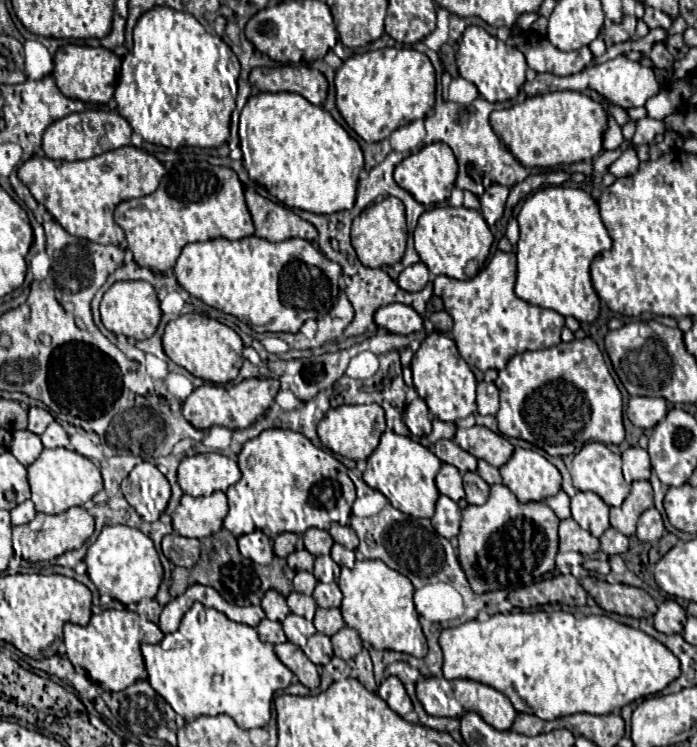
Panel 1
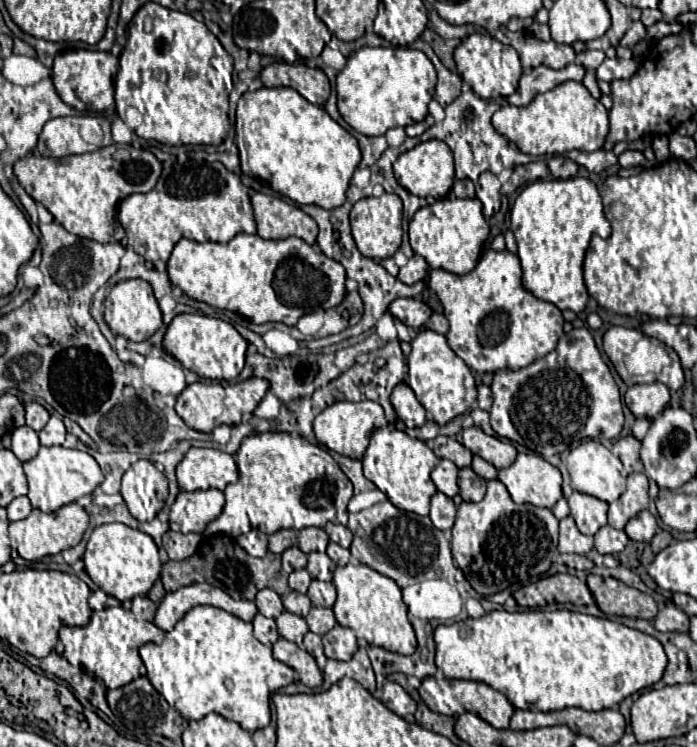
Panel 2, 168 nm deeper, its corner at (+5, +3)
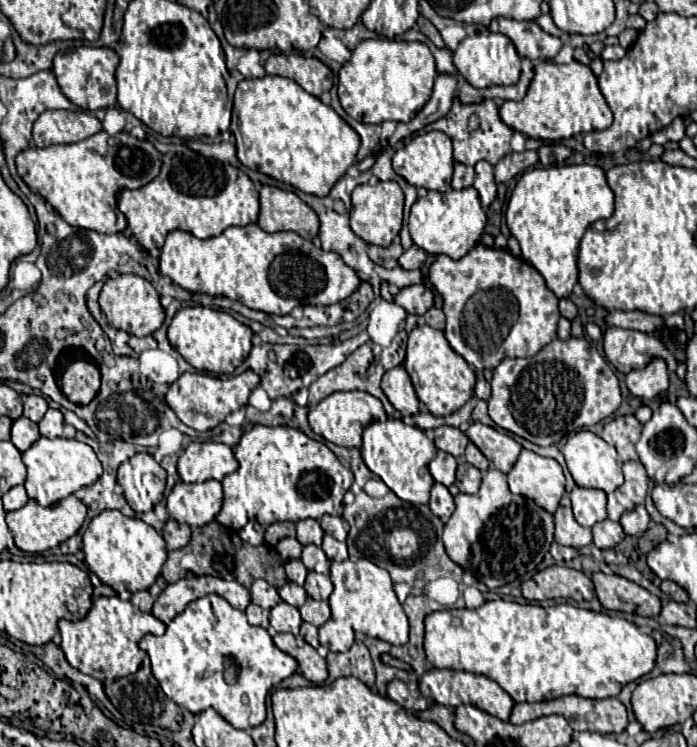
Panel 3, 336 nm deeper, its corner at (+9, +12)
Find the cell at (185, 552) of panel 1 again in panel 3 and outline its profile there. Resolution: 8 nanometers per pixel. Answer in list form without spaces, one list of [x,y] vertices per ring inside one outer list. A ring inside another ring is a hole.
[[[167,520],[165,528],[163,528],[163,538],[167,542],[167,550],[179,550],[189,544],[191,528],[177,520]]]

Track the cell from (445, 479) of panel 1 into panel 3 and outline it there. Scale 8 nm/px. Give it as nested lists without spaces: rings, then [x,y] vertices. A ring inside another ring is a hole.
[[[437,452],[435,460],[429,464],[431,476],[435,478],[435,482],[439,482],[443,486],[451,486],[455,482],[455,470],[457,470],[455,456],[451,456],[447,452]]]

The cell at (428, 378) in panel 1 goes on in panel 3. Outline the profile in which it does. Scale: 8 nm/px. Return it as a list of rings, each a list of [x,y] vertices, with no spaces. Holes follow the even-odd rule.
[[[419,324],[411,330],[407,342],[407,358],[403,362],[407,374],[411,376],[413,388],[419,400],[429,408],[433,416],[449,416],[459,410],[471,396],[475,388],[475,372],[469,364],[453,352],[445,334],[427,324]]]

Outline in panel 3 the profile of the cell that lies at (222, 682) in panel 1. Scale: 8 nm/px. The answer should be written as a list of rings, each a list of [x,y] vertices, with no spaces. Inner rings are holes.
[[[209,594],[199,600],[193,600],[185,612],[177,614],[171,624],[167,626],[163,636],[147,634],[141,638],[139,646],[149,654],[153,676],[157,678],[159,686],[179,706],[187,706],[189,712],[199,714],[207,708],[215,708],[219,716],[223,716],[231,726],[239,730],[251,730],[265,720],[265,700],[273,686],[281,680],[289,678],[297,670],[297,660],[285,652],[281,652],[269,632],[261,626],[253,626],[247,622],[245,612],[235,610],[227,600],[219,594]]]

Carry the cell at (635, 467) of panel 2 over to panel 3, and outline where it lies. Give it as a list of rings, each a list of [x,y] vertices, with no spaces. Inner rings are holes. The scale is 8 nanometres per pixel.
[[[619,416],[619,418],[613,418],[609,420],[605,426],[603,426],[603,432],[601,432],[601,438],[615,446],[617,452],[619,452],[619,458],[625,462],[625,460],[637,460],[637,452],[635,452],[635,442],[639,440],[639,432],[643,430],[643,424],[633,416]]]

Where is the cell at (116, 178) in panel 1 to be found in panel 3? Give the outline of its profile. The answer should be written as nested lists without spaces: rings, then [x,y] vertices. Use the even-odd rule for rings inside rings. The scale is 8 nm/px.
[[[105,130],[75,144],[27,148],[17,156],[17,172],[31,188],[39,192],[61,218],[77,228],[113,234],[117,229],[117,194],[125,188],[149,184],[161,170],[163,156],[149,140],[137,140],[129,132],[109,136]]]

